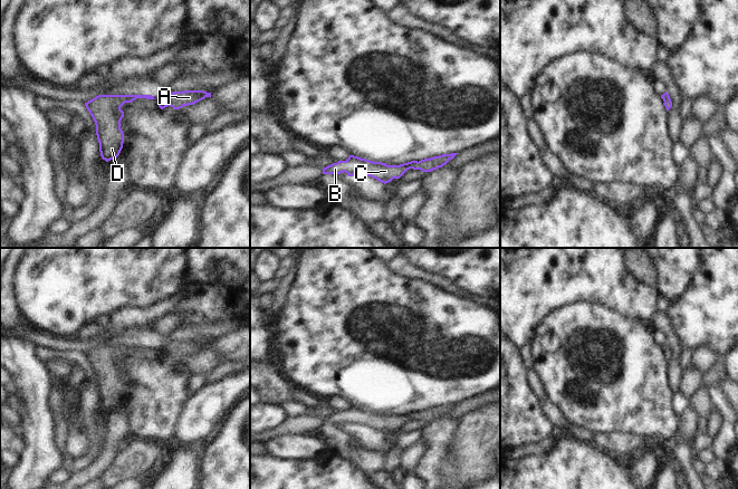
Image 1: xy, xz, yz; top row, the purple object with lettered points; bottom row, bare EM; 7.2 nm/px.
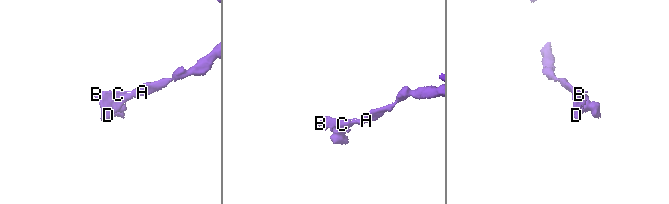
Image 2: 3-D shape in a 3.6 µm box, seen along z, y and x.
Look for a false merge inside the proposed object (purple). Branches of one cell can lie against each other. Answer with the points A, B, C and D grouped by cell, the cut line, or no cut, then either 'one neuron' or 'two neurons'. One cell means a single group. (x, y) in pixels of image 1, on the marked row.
A B C D | no cut | one neuron

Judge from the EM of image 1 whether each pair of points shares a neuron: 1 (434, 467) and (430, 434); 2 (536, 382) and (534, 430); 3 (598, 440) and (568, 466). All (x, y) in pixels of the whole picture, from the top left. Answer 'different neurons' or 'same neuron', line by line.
1: same neuron
2: different neurons
3: different neurons

